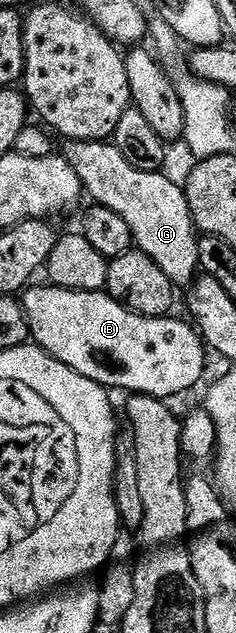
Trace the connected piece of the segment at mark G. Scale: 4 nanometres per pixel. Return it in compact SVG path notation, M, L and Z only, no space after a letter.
M70 141L67 142L66 156L68 161L74 167L74 171L80 179L80 183L85 194L88 193L92 196L91 200L97 205L102 207L110 207L110 211L118 211L118 215L122 215L122 219L126 219L126 223L130 226L132 232L132 240L135 248L142 250L146 255L150 255L150 259L154 259L154 263L158 263L158 267L162 267L162 271L166 271L166 275L172 280L173 285L177 287L191 286L193 281L198 276L198 270L200 269L200 260L198 259L198 230L196 225L192 222L192 216L190 215L190 203L186 199L183 188L178 184L175 185L170 178L167 177L167 172L161 171L158 173L151 173L150 171L138 171L138 167L130 167L130 163L126 163L126 159L122 159L122 151L118 151L118 147L115 143L109 143L108 141Z

